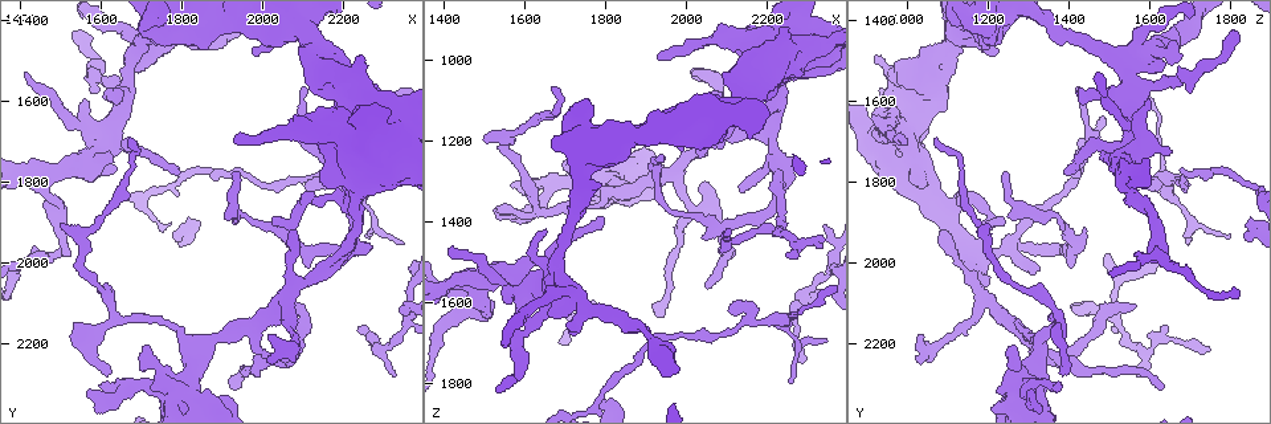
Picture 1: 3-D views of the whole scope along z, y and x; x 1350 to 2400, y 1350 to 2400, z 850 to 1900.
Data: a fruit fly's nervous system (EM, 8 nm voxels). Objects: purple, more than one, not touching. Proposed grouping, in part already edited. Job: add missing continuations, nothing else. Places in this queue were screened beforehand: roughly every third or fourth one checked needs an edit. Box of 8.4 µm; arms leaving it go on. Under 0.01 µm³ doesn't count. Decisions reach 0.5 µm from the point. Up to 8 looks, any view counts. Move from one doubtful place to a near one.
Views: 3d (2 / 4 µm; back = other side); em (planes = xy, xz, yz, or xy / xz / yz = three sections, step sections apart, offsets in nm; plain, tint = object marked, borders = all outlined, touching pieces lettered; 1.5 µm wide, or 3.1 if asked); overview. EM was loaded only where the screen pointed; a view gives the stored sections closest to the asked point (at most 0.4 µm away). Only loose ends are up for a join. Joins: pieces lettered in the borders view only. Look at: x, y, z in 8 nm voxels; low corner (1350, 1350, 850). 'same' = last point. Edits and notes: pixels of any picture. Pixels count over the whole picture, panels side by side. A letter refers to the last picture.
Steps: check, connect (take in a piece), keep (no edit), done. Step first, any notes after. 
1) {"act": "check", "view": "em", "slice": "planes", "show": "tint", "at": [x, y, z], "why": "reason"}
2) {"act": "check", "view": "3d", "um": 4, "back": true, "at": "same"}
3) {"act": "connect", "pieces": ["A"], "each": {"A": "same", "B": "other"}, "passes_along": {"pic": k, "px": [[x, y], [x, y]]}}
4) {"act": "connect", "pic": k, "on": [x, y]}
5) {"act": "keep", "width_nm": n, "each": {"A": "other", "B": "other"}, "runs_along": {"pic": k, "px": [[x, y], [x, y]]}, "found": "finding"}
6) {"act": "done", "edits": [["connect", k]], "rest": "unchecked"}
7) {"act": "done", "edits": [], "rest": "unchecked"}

{"act": "check", "view": "em", "slice": "xy", "step": 4, "show": "borders", "at": [2290, 2215, 1750], "why": "branch stops here"}

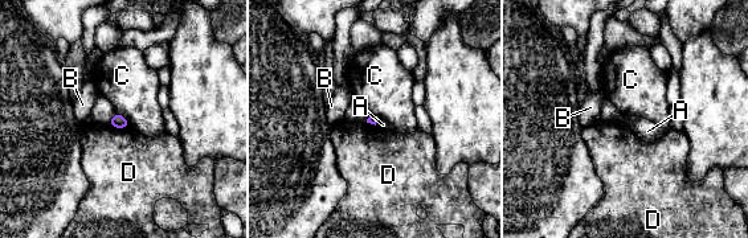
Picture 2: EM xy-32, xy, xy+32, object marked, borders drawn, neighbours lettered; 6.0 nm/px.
{"act": "check", "view": "em", "slice": "planes", "show": "borders", "at": "same"}

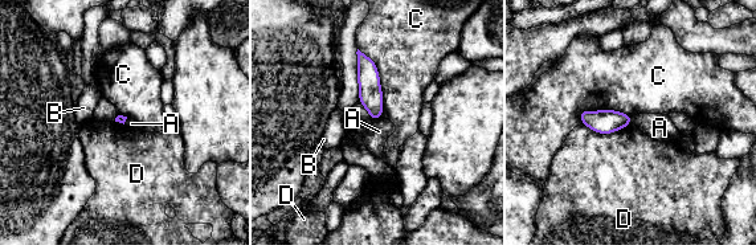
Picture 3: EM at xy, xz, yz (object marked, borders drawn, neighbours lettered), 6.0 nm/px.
{"act": "keep", "longest_contact_nm": ["C", 440], "each": {"A": "other", "B": "other", "C": "other", "D": "other"}, "found": "no lettered piece goes on from it"}

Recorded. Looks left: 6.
{"act": "check", "view": "3d", "um": 2, "at": [1635, 1740, 1475]}

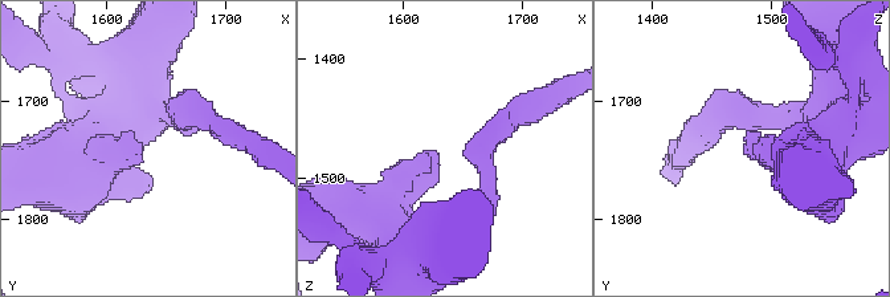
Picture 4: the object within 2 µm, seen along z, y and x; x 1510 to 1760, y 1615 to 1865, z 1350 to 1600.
{"act": "check", "view": "em", "slice": "planes", "show": "borders", "at": [1630, 1744, 1478]}

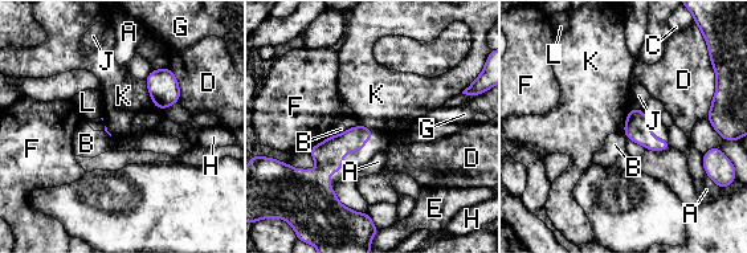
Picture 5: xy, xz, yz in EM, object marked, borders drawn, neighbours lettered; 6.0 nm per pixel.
{"act": "keep", "each": {"A": "other", "B": "other", "C": "other", "D": "other", "E": "other", "F": "other", "G": "other", "H": "other", "J": "other", "K": "other", "L": "other"}, "border": {"pic": 5, "px": [[145, 81], [155, 105]]}, "found": "none of them fits"}

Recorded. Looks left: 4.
{"act": "check", "view": "3d", "um": 4, "at": [1545, 1425, 1810]}

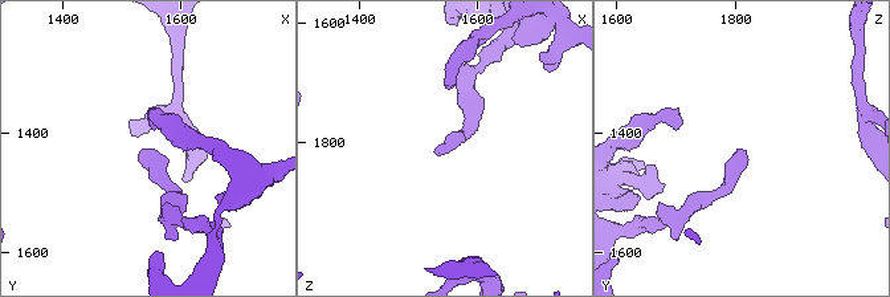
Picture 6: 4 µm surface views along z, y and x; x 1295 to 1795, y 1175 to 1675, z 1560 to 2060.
{"act": "check", "view": "em", "slice": "planes", "show": "tint", "at": [1540, 1425, 1810], "why": "shape alone is not enough"}

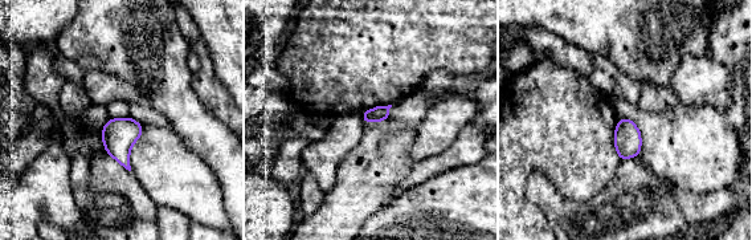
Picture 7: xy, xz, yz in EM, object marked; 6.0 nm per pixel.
{"act": "check", "view": "em", "slice": "planes", "show": "borders", "at": "same", "why": "what lies round it"}

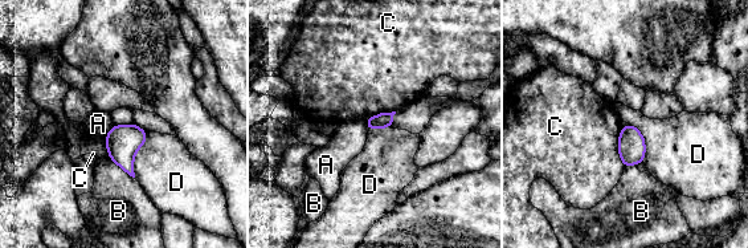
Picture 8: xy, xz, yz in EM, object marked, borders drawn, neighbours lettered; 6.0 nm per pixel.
{"act": "keep", "width_nm": 100, "each": {"A": "other", "B": "other", "C": "other", "D": "other"}, "border": {"pic": 8, "px": [[146, 131], [134, 157], [134, 177]]}, "found": "none of them fits"}

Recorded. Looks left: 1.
{"act": "done", "edits": [], "rest": "unchecked"}

